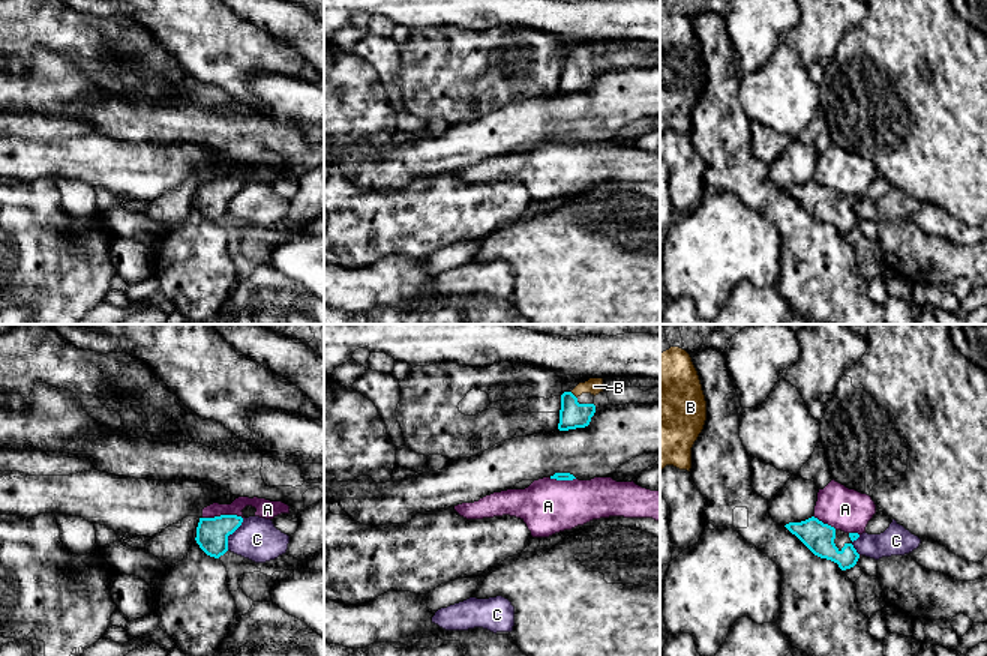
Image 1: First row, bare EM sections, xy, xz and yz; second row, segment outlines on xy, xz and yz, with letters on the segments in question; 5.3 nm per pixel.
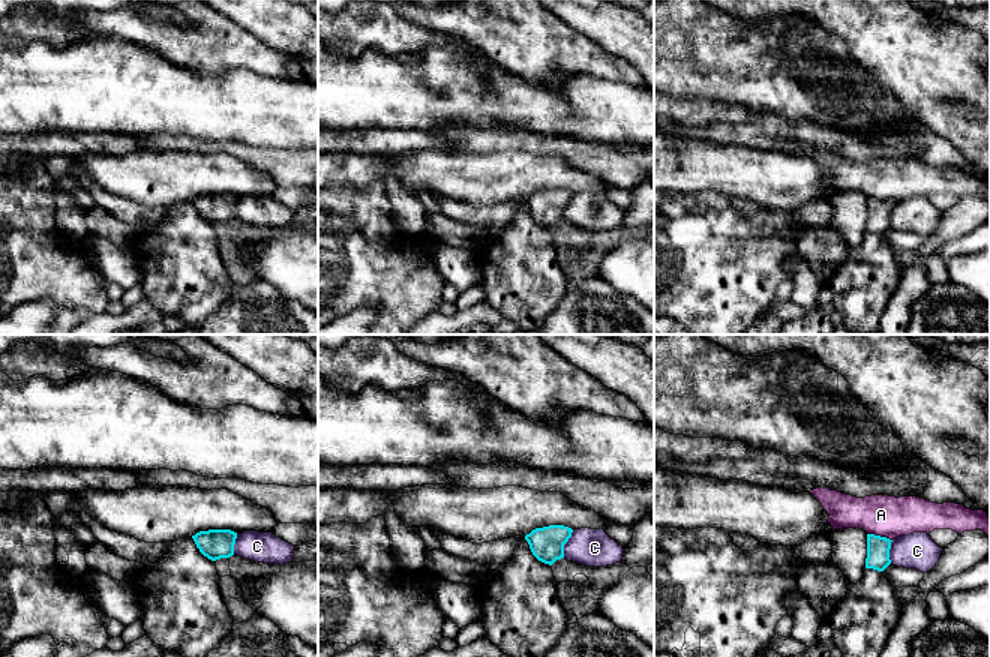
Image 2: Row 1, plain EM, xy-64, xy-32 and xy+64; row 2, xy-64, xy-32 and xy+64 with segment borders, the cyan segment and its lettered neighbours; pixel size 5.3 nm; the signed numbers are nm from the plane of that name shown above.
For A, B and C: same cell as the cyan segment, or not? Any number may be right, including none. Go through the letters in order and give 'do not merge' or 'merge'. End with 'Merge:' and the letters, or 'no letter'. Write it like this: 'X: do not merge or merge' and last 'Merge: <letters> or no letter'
A: do not merge
B: merge
C: do not merge
Merge: B

